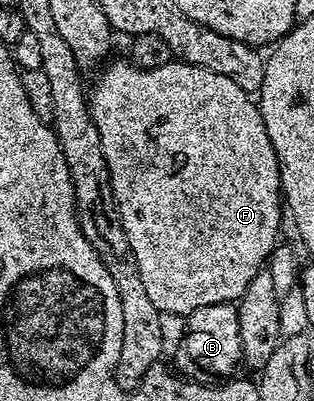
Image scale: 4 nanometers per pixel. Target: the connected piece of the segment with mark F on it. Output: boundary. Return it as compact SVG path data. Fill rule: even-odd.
M131 60L111 62L109 61L99 71L100 79L93 86L91 83L88 107L98 128L98 136L102 140L102 156L110 172L110 184L114 192L118 216L122 220L126 240L130 240L130 252L134 252L134 260L138 264L138 276L142 276L146 296L150 296L154 308L158 308L161 314L181 316L193 314L198 308L206 308L206 304L235 303L242 296L242 292L246 292L246 284L250 284L250 280L254 280L254 276L265 269L281 237L280 161L274 152L274 144L270 144L270 136L266 132L266 124L262 120L259 105L254 101L253 95L238 88L238 84L230 80L230 76L210 72L210 68L191 66L189 62L179 60L173 60L162 68L149 70L138 68Z

